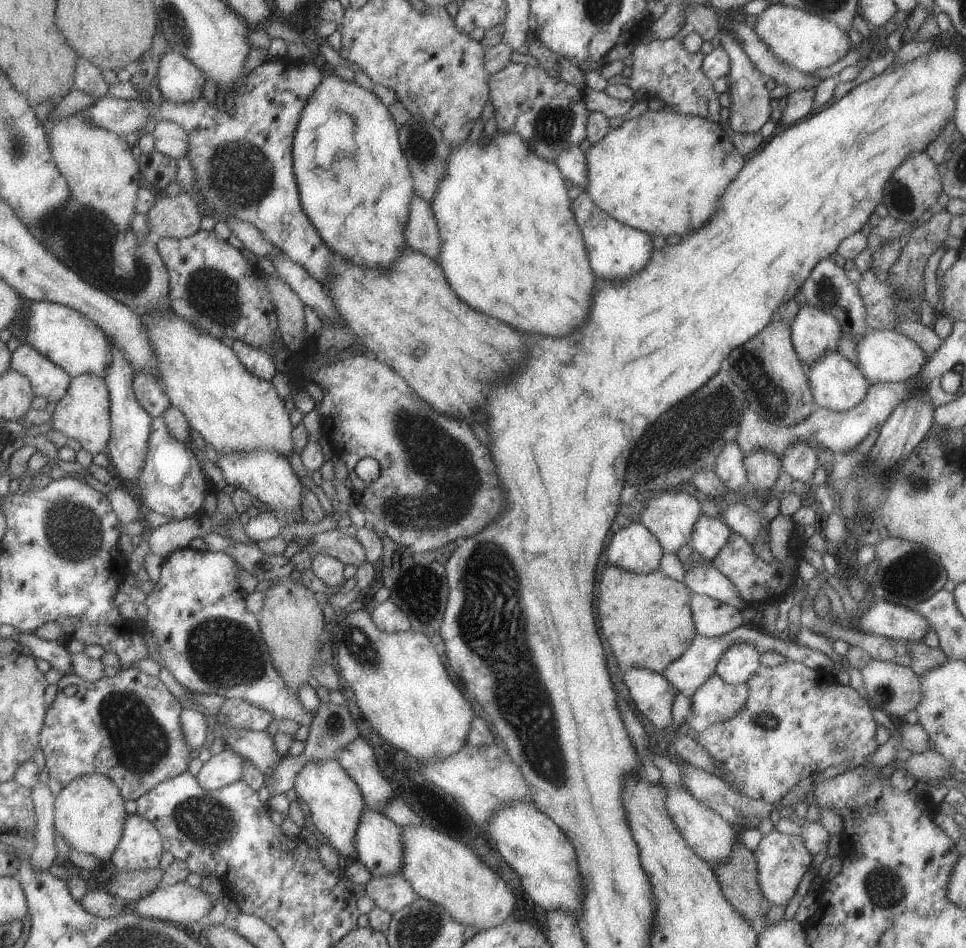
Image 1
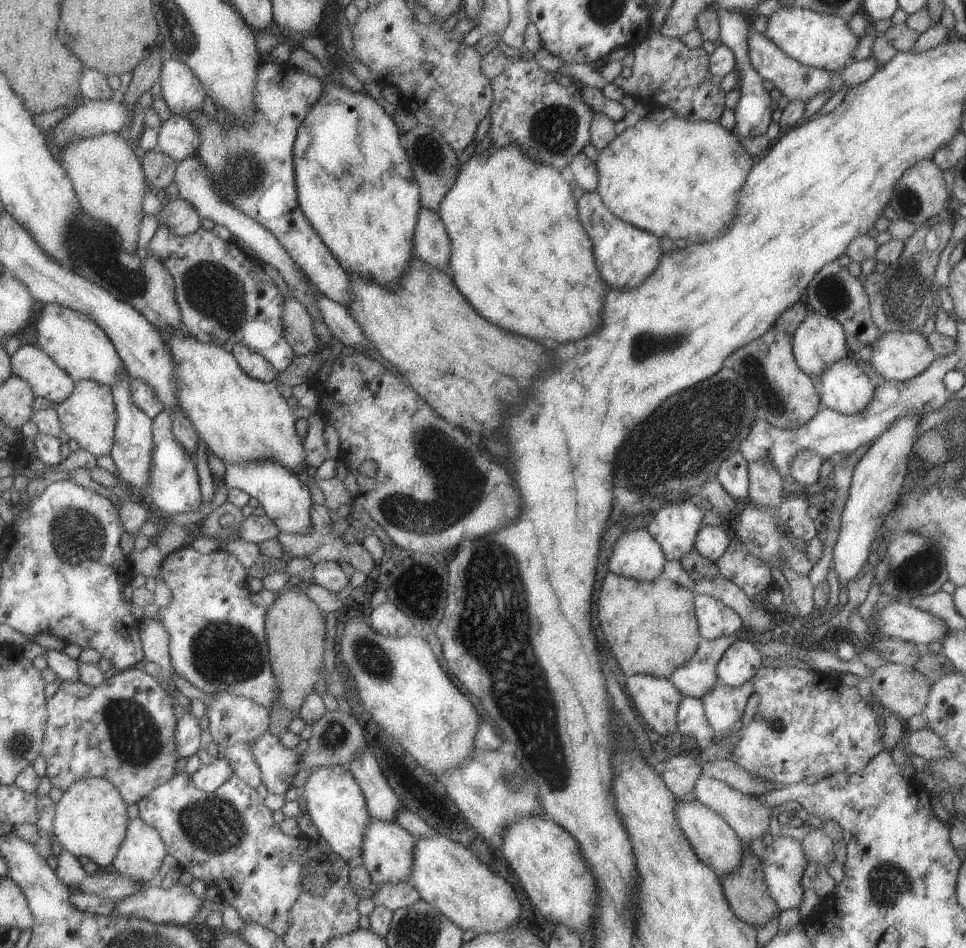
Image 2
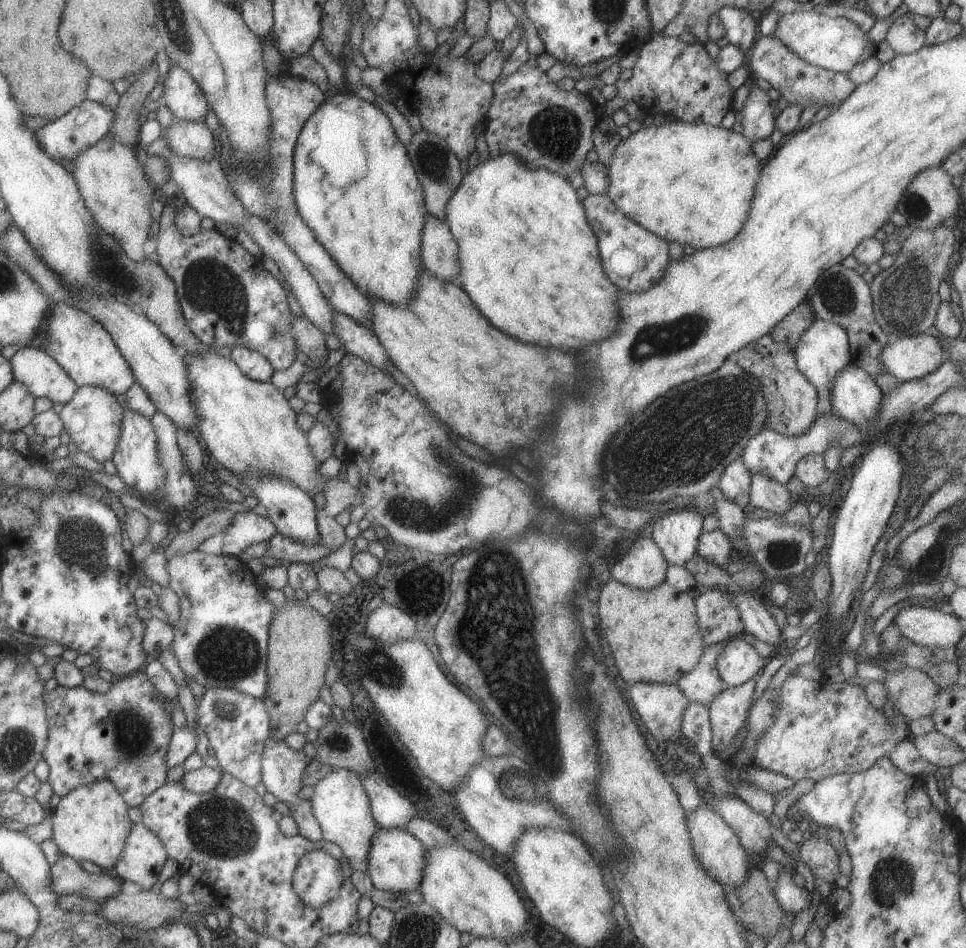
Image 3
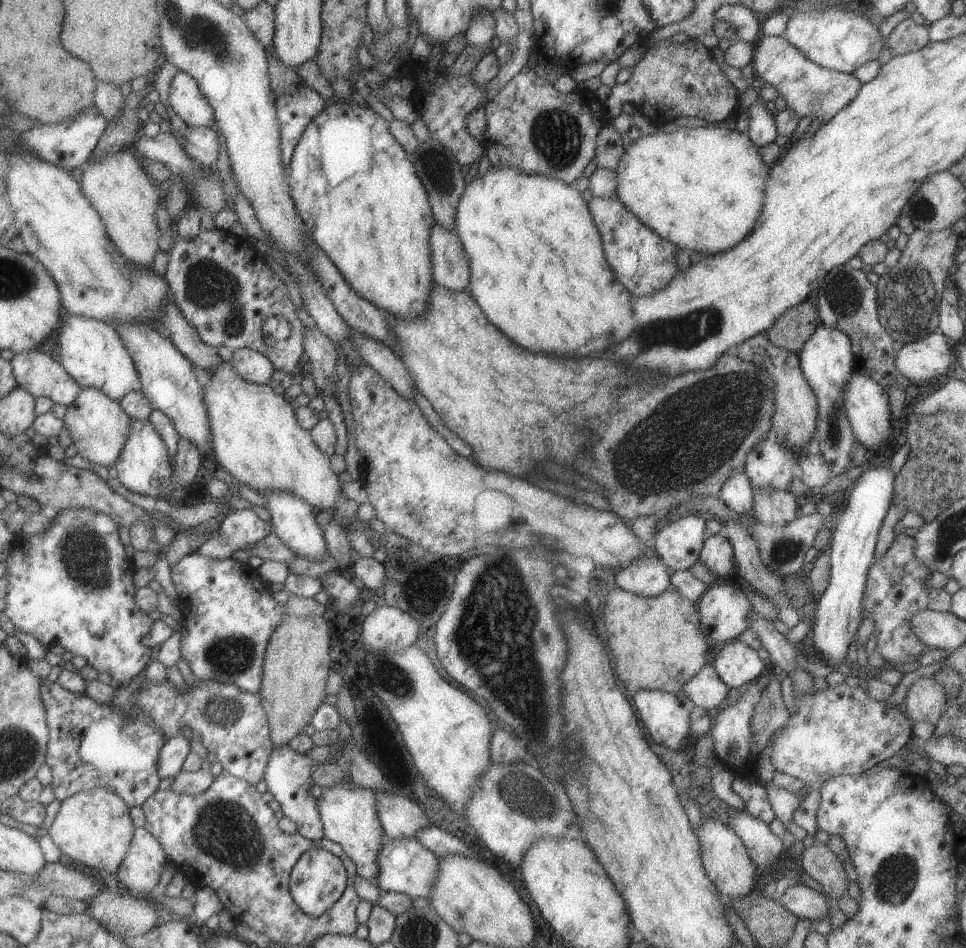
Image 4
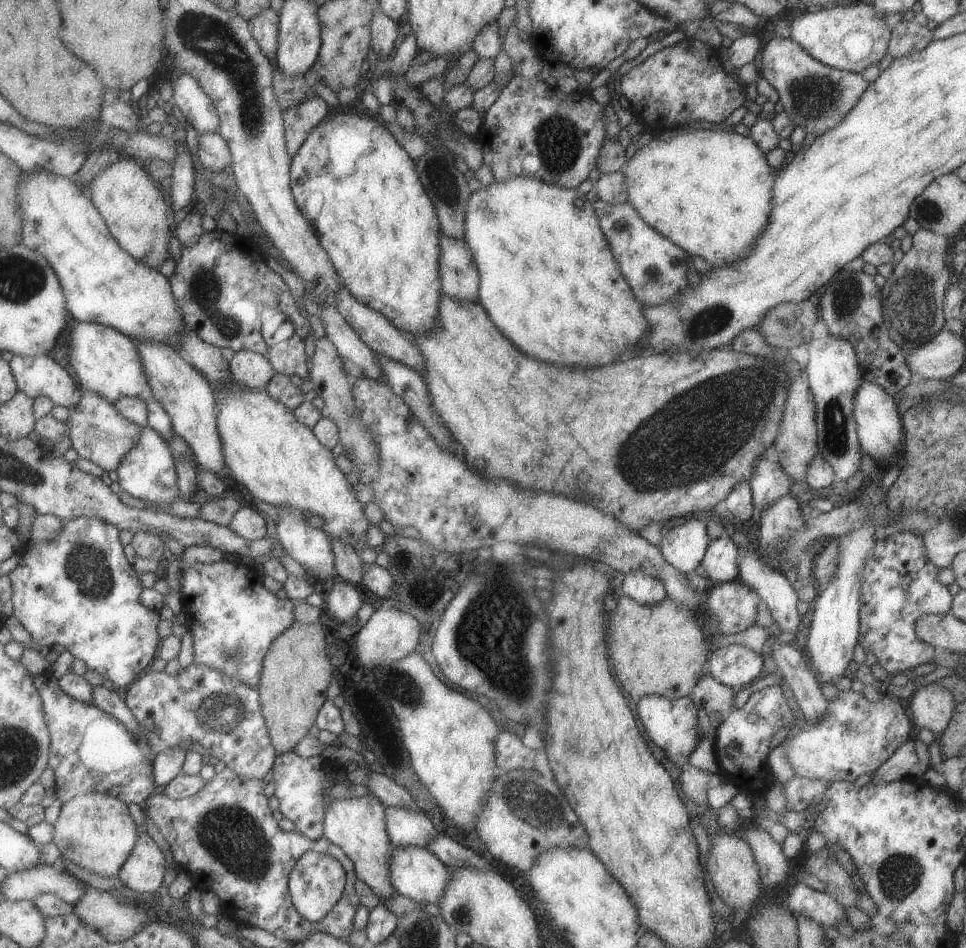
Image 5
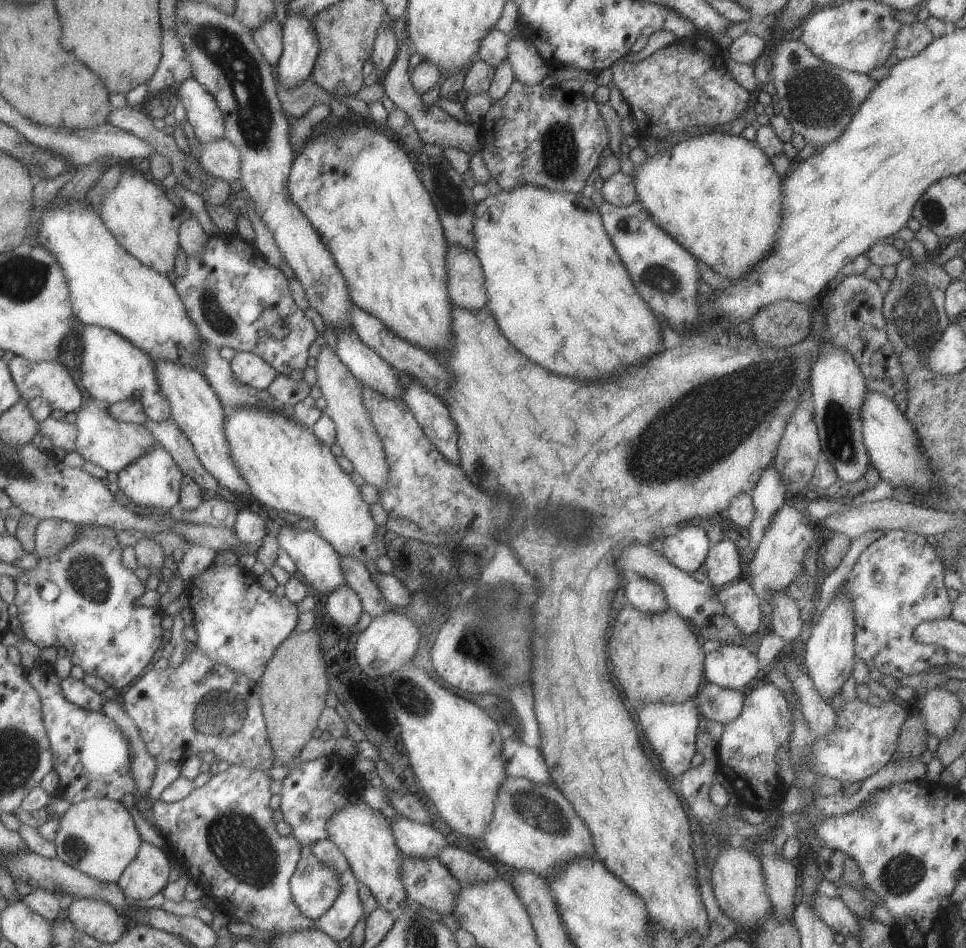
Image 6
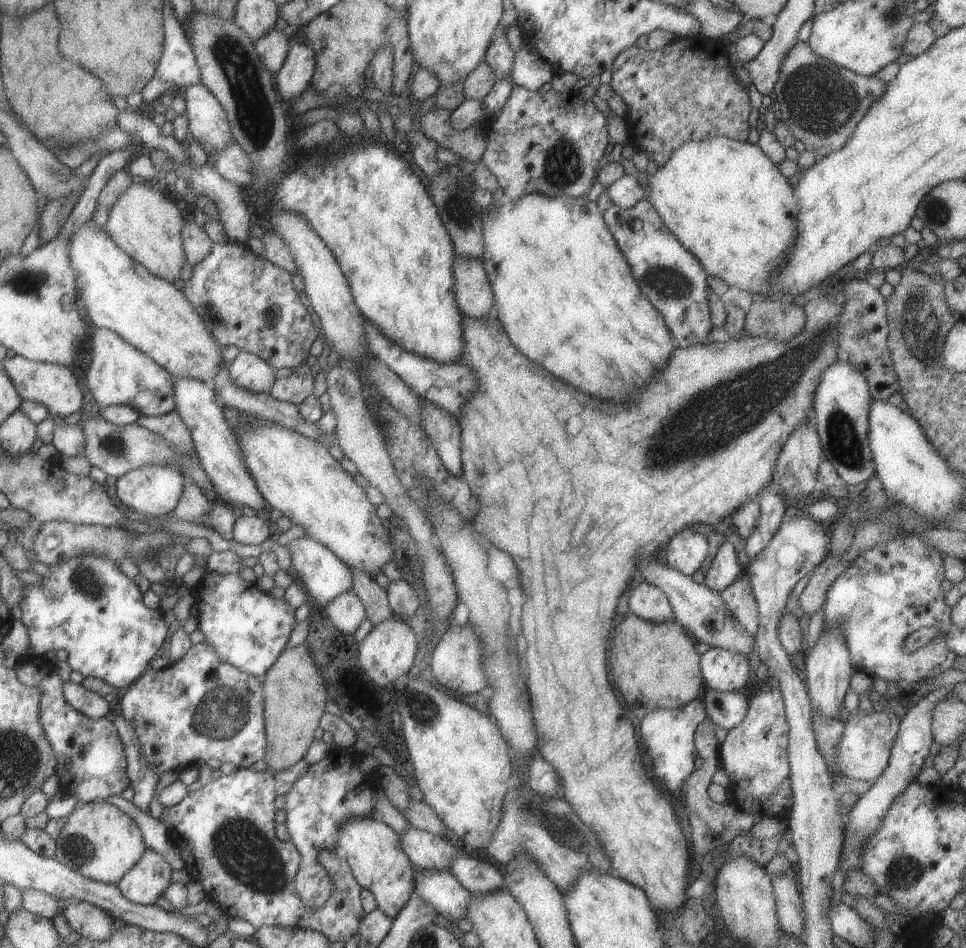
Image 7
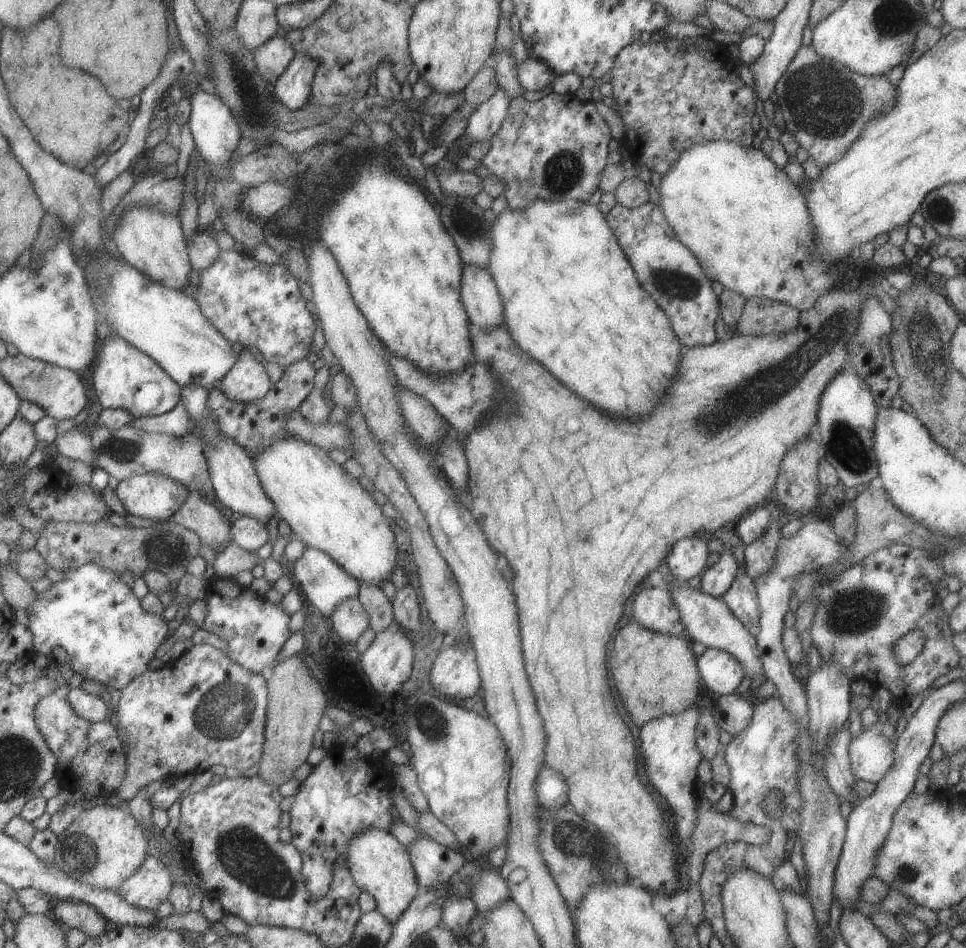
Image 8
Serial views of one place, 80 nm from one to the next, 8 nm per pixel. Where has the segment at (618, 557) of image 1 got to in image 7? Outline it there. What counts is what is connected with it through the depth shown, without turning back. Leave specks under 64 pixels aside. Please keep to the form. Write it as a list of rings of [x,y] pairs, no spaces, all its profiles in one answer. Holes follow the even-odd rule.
[[[647,582],[630,588],[627,598],[629,611],[648,622],[665,622],[674,619],[671,606],[663,592]]]

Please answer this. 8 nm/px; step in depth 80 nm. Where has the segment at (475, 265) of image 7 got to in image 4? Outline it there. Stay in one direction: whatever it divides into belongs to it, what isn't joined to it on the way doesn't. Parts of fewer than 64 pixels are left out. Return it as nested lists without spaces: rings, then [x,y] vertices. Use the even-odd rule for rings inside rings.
[[[435,224],[431,227],[428,243],[430,244],[430,261],[434,284],[453,292],[466,292],[470,296],[468,258],[457,233],[453,230],[445,230],[441,225]]]

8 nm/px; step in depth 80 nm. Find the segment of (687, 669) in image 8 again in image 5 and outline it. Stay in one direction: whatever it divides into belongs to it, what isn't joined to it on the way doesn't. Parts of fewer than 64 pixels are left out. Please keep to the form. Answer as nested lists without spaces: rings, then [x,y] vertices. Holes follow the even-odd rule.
[[[617,594],[619,606],[615,608],[609,624],[604,628],[608,658],[613,664],[613,674],[615,674],[617,682],[621,684],[621,688],[635,703],[641,696],[647,696],[647,694],[657,694],[667,700],[688,696],[691,688],[695,686],[697,678],[706,672],[705,656],[709,652],[708,639],[699,624],[698,613],[681,606],[679,602],[671,600],[669,596],[665,596],[659,604],[639,604],[627,596],[625,598],[621,598],[621,596],[624,595]]]

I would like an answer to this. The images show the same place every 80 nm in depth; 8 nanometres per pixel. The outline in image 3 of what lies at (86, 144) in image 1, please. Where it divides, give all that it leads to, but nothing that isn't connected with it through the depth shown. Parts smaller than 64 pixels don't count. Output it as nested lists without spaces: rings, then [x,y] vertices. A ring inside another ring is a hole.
[[[105,136],[77,152],[70,164],[73,167],[71,176],[93,222],[119,242],[128,260],[141,262],[146,259],[143,244],[151,236],[149,203],[153,200],[154,188],[144,176],[142,165],[136,160],[136,148]]]

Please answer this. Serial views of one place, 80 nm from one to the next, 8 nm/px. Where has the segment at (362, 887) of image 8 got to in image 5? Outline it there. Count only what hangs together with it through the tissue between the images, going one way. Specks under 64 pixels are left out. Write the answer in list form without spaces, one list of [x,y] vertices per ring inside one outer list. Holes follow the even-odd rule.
[[[373,794],[361,797],[333,799],[329,797],[323,810],[323,837],[335,844],[351,860],[355,877],[367,884],[380,903],[397,895],[389,882],[389,852],[391,844],[385,832],[384,807]]]

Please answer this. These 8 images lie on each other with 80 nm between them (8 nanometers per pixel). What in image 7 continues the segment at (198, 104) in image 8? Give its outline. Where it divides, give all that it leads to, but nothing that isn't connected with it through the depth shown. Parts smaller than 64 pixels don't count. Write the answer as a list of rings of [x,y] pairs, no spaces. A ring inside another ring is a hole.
[[[189,85],[179,93],[185,102],[188,132],[206,155],[233,142],[227,113],[207,88],[203,85]]]

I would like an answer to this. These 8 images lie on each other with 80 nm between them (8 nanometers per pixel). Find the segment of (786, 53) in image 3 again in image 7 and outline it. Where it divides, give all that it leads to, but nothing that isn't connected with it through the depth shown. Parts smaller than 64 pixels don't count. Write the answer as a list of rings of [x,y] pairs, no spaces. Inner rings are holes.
[[[797,41],[784,56],[780,64],[778,79],[774,84],[774,94],[780,106],[784,125],[793,135],[794,140],[803,143],[804,149],[813,152],[817,159],[839,150],[852,135],[859,119],[867,109],[884,93],[885,83],[875,75],[861,76],[849,69],[839,67],[823,57],[817,56],[807,42]]]

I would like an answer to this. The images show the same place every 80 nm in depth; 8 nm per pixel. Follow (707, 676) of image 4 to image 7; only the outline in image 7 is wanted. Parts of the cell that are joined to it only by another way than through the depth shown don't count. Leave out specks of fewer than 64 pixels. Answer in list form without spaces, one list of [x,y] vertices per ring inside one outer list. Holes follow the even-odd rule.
[[[705,690],[701,697],[706,718],[716,728],[731,730],[743,721],[747,712],[747,698],[737,691]]]

